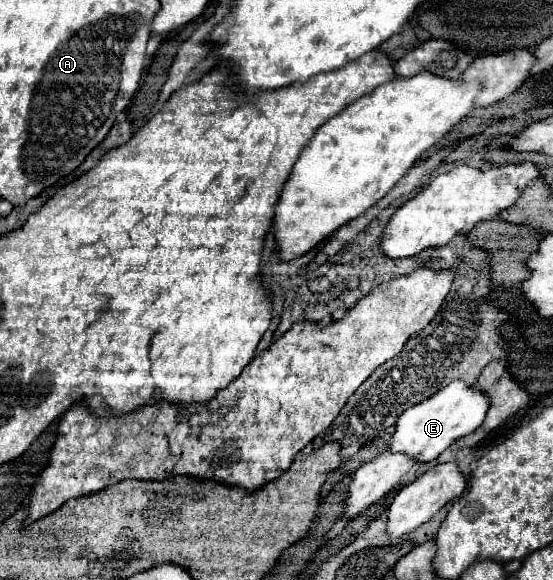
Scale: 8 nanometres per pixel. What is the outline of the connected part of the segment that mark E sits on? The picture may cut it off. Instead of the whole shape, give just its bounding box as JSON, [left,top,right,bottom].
[391,379,487,463]

